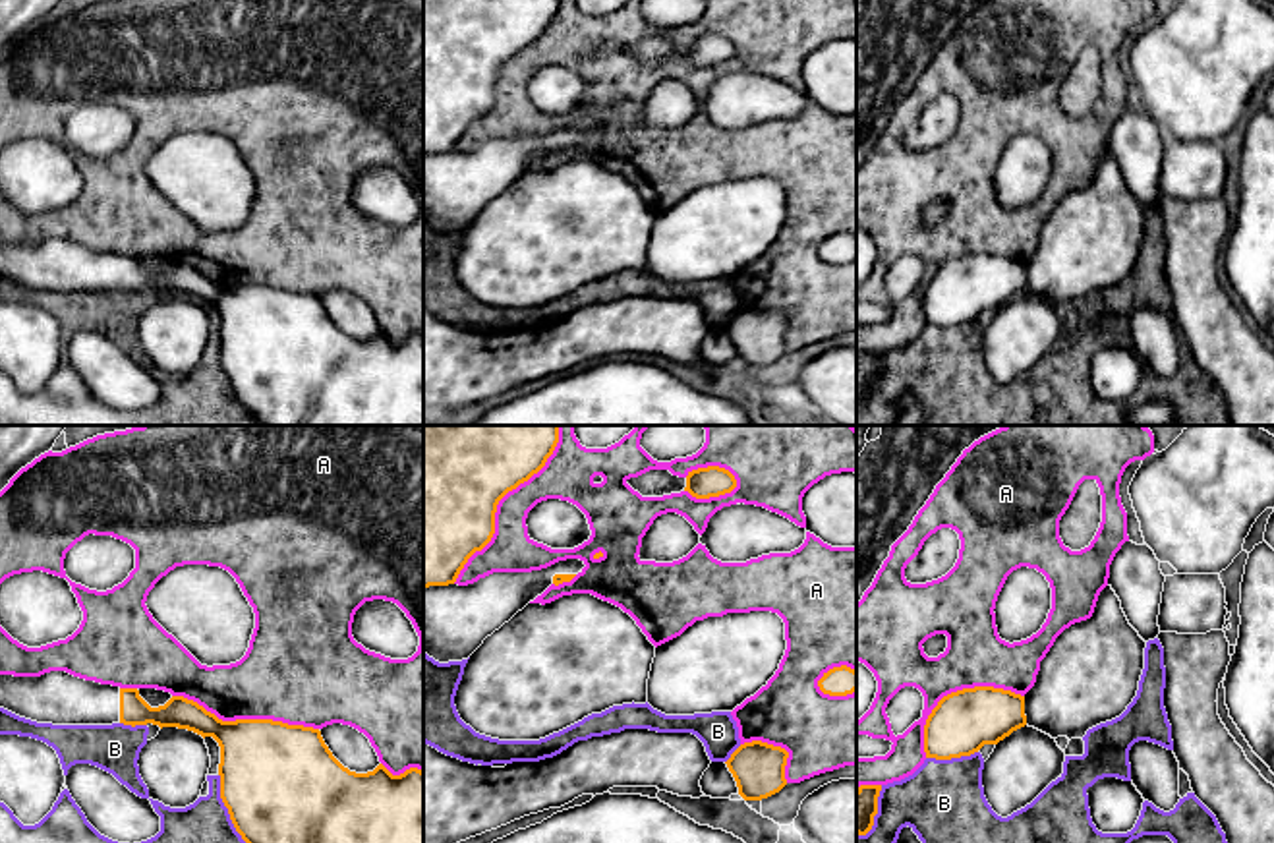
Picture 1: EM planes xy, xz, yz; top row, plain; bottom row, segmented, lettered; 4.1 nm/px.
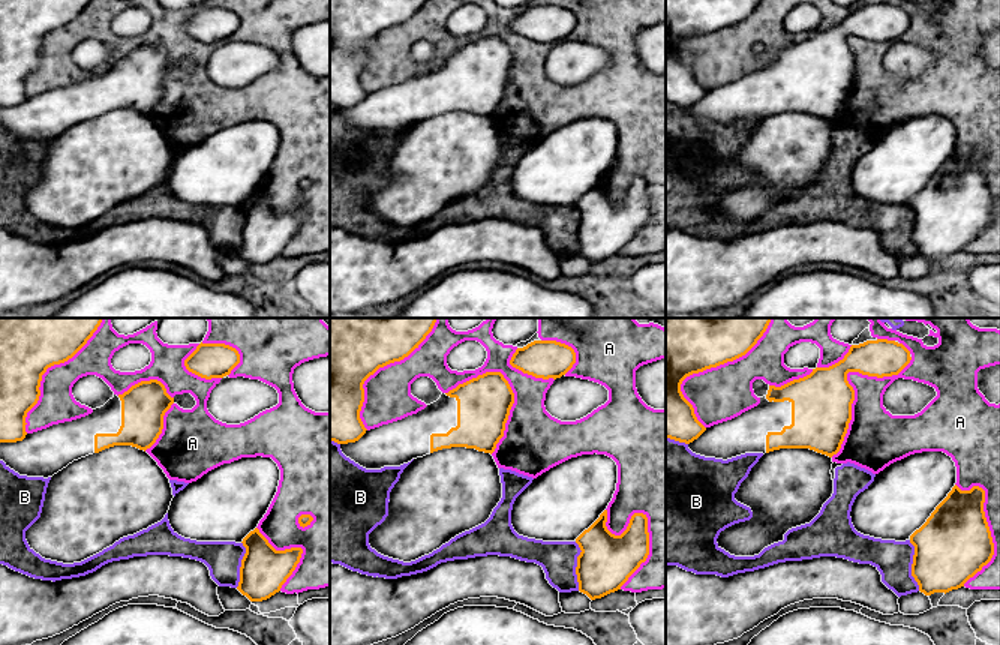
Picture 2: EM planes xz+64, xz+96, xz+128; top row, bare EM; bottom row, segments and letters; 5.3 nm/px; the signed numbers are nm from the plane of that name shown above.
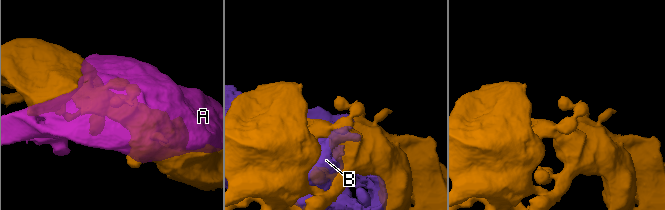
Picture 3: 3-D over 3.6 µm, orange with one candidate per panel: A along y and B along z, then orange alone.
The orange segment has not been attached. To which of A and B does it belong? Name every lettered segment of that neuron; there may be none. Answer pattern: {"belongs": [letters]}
{"belongs": []}

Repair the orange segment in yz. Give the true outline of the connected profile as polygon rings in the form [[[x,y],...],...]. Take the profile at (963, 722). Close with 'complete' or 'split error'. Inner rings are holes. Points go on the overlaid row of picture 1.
[[[1106,586],[1092,617],[1056,638],[1025,696],[994,686],[943,696],[924,725],[926,758],[970,756],[1025,725],[1052,739],[1083,739],[1088,729],[1119,717],[1133,702],[1144,648],[1119,597]]]; split error

